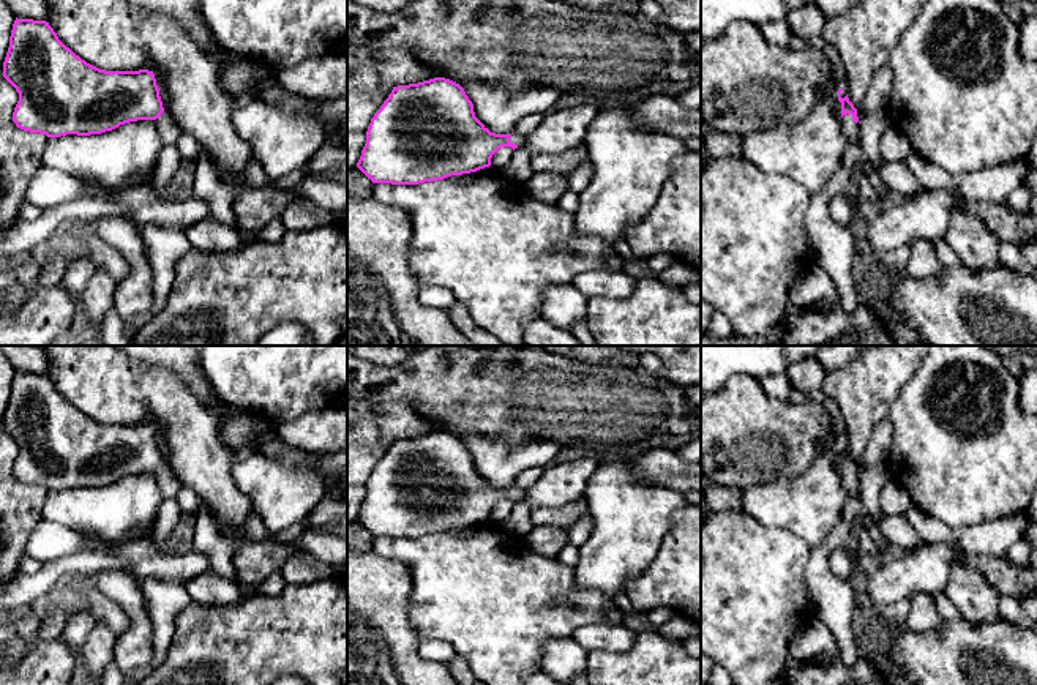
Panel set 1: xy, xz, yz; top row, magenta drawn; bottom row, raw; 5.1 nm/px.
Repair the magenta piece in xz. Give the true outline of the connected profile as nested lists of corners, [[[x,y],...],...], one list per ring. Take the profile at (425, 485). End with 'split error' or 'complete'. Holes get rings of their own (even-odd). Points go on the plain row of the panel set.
[[[434,431],[418,437],[393,440],[388,451],[371,472],[366,485],[366,497],[357,521],[372,537],[418,538],[444,533],[451,529],[477,526],[491,519],[492,508],[502,500],[522,502],[526,489],[491,486],[474,466],[474,458],[464,442],[445,431]]] | split error

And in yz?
[[[843,442],[838,444],[838,455],[841,456],[841,481],[849,497],[859,497],[860,485],[857,462],[849,455],[848,448],[844,451],[840,450],[841,445]]] | split error

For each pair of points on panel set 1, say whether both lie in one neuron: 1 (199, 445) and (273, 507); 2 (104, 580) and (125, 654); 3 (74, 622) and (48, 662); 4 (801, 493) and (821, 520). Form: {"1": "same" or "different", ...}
{"1": "different", "2": "same", "3": "different", "4": "same"}

